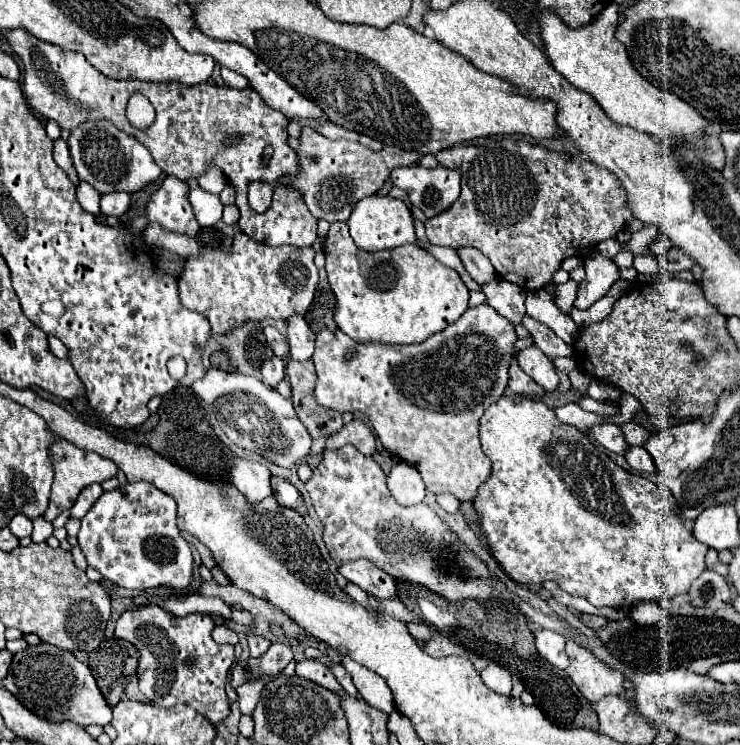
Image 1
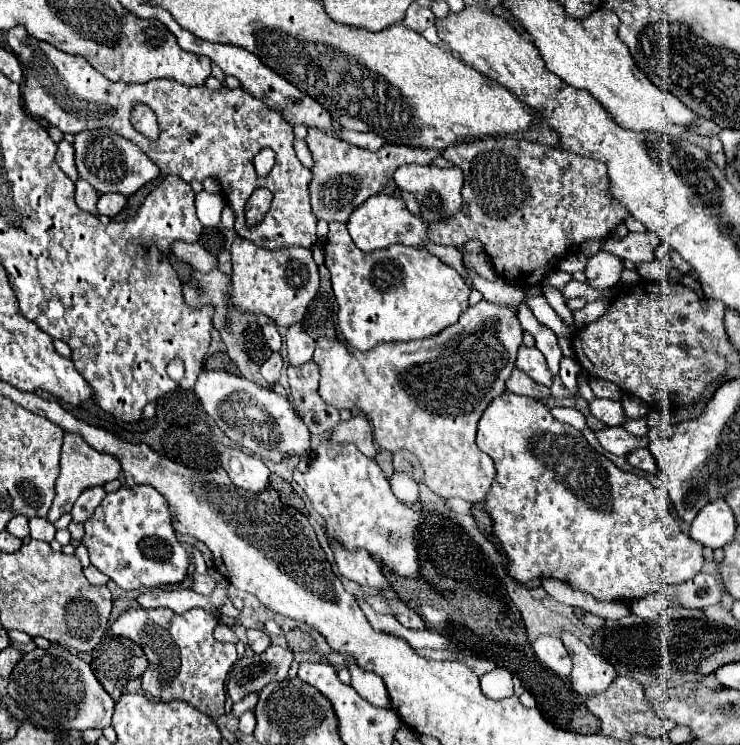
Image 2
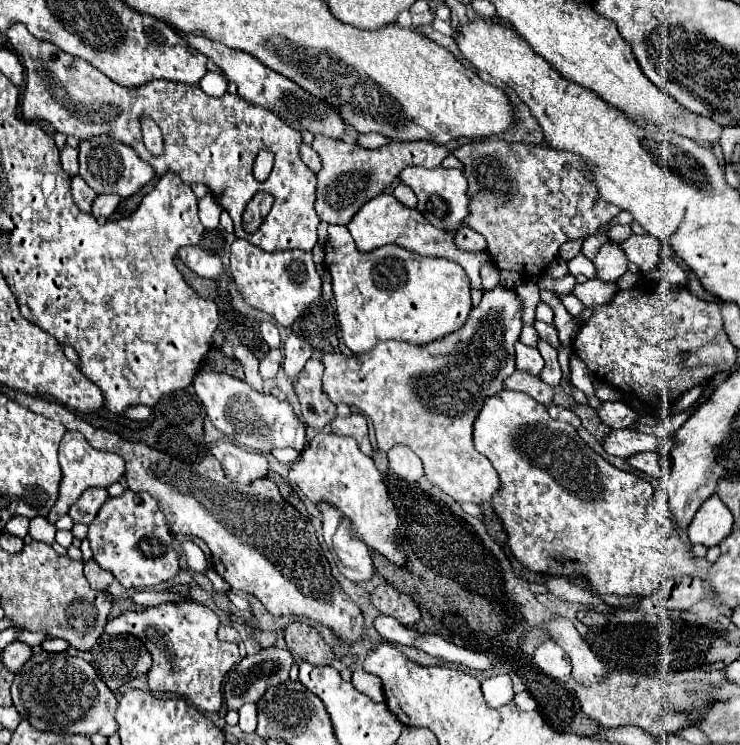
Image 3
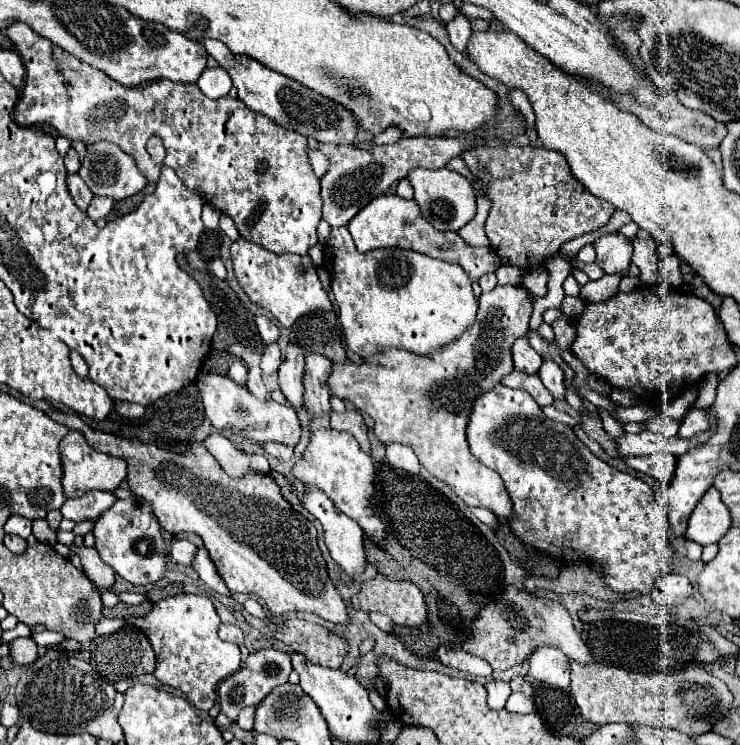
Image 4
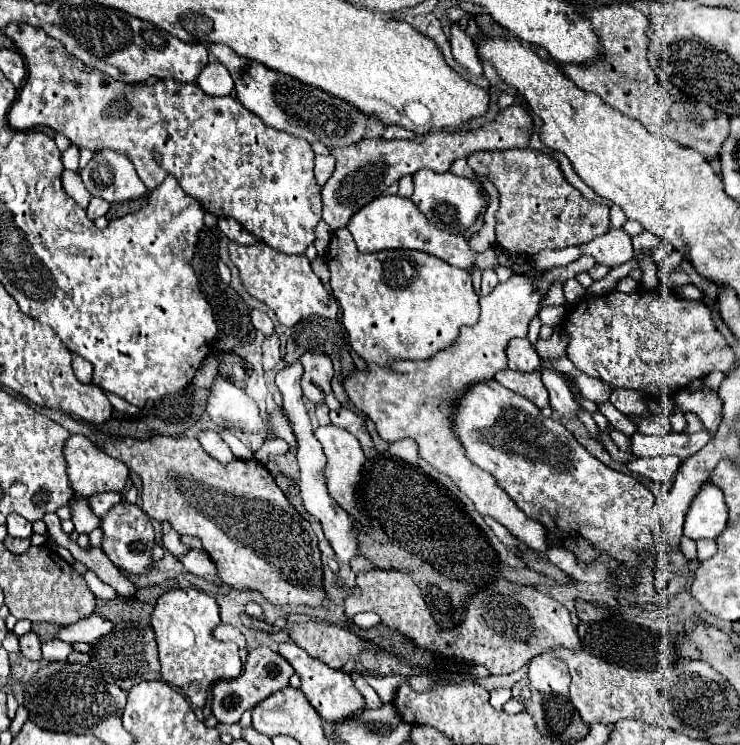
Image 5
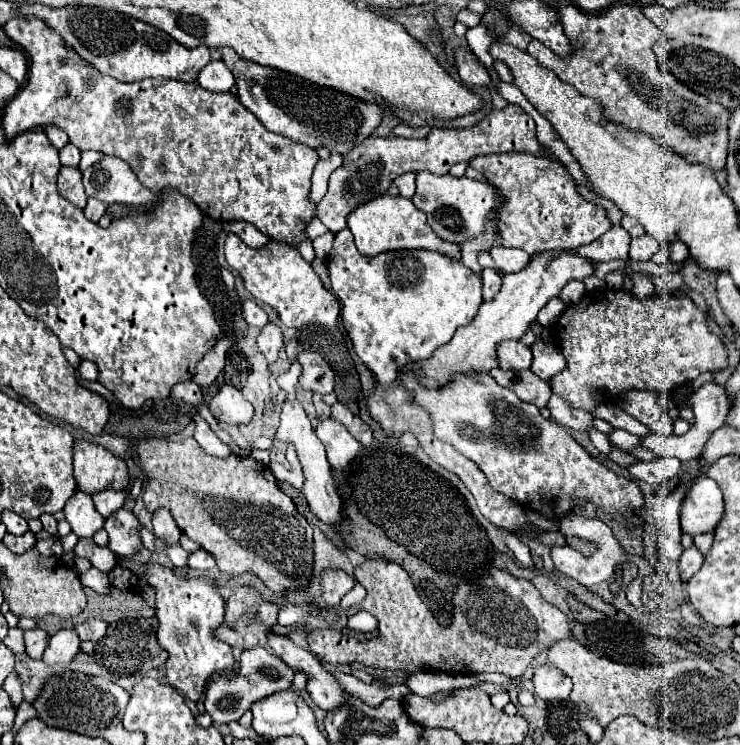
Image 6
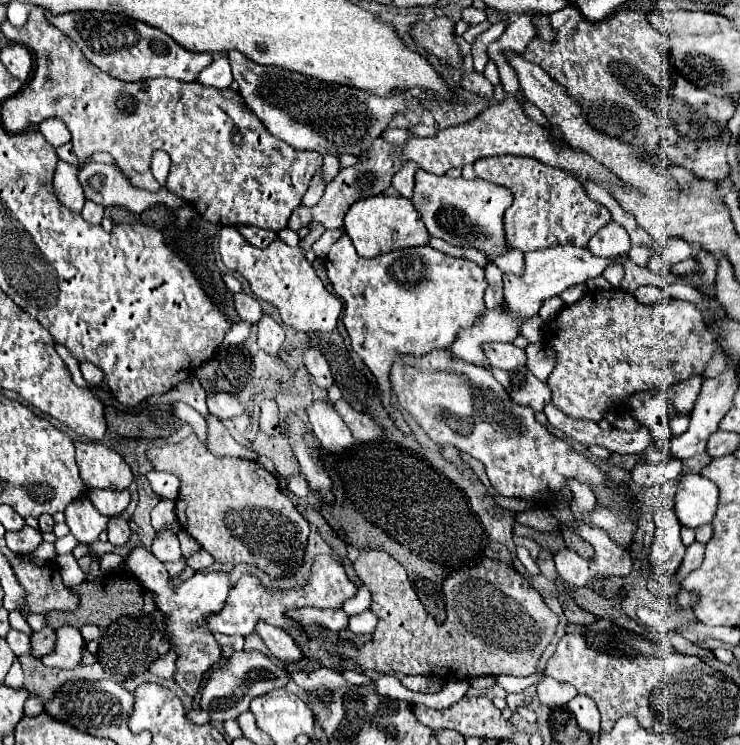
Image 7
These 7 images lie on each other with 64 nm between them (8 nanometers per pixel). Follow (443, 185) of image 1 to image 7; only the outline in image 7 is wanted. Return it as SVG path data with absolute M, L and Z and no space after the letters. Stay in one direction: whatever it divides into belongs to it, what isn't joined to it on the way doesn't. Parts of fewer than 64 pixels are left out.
M418 170L414 178L416 186L412 204L426 222L426 230L430 236L442 238L452 246L476 248L490 262L494 262L496 256L502 256L510 250L502 224L504 212L512 204L512 192L508 188L478 178L464 180L464 178L434 176L424 170Z

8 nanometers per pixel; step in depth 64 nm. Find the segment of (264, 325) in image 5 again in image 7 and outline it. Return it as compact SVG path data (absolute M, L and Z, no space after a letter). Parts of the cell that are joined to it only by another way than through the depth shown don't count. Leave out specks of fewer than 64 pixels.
M244 292L242 294L234 294L234 308L236 308L238 316L242 320L246 320L246 322L254 322L256 324L260 320L260 316L262 316L262 308L260 308L258 300L248 296L248 294L244 294Z

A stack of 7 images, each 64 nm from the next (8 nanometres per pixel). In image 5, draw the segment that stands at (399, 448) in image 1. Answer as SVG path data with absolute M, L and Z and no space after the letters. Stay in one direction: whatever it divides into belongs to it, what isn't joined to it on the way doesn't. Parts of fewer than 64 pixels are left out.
M538 270L536 274L514 274L506 282L498 284L492 294L480 296L480 320L474 326L464 326L464 330L460 330L460 338L456 338L452 346L434 354L434 358L396 360L392 364L392 372L372 364L368 374L356 372L344 382L348 398L358 410L374 420L378 434L386 442L396 442L406 436L414 438L420 448L420 456L436 466L436 470L450 476L460 486L460 490L472 498L480 514L492 516L496 522L506 526L510 534L534 550L548 550L546 528L540 522L524 516L512 498L496 486L492 474L466 458L458 438L452 432L448 416L458 396L472 382L494 378L498 370L506 368L506 344L510 338L522 338L528 334L528 324L538 314L540 302L546 298L546 292L538 292L536 288L538 276L544 272L546 270Z

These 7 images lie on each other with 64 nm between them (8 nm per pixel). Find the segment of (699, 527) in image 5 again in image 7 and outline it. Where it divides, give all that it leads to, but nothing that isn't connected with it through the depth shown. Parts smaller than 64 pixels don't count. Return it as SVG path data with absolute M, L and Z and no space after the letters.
M686 474L678 482L674 502L680 524L698 528L712 522L718 506L718 488L700 474Z

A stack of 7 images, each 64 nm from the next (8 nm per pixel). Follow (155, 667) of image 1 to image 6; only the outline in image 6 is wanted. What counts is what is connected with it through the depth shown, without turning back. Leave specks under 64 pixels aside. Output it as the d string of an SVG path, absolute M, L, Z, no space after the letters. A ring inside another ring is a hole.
M158 562L140 564L140 576L148 578L148 584L156 590L156 616L158 616L158 644L168 650L166 678L190 700L198 700L204 692L206 680L214 672L234 670L234 658L230 646L214 640L214 630L224 616L224 598L218 592L218 584L208 578L178 578L170 568ZM86 620L84 624L78 624L74 630L78 632L80 640L96 642L106 634L106 622L102 622L102 620Z

